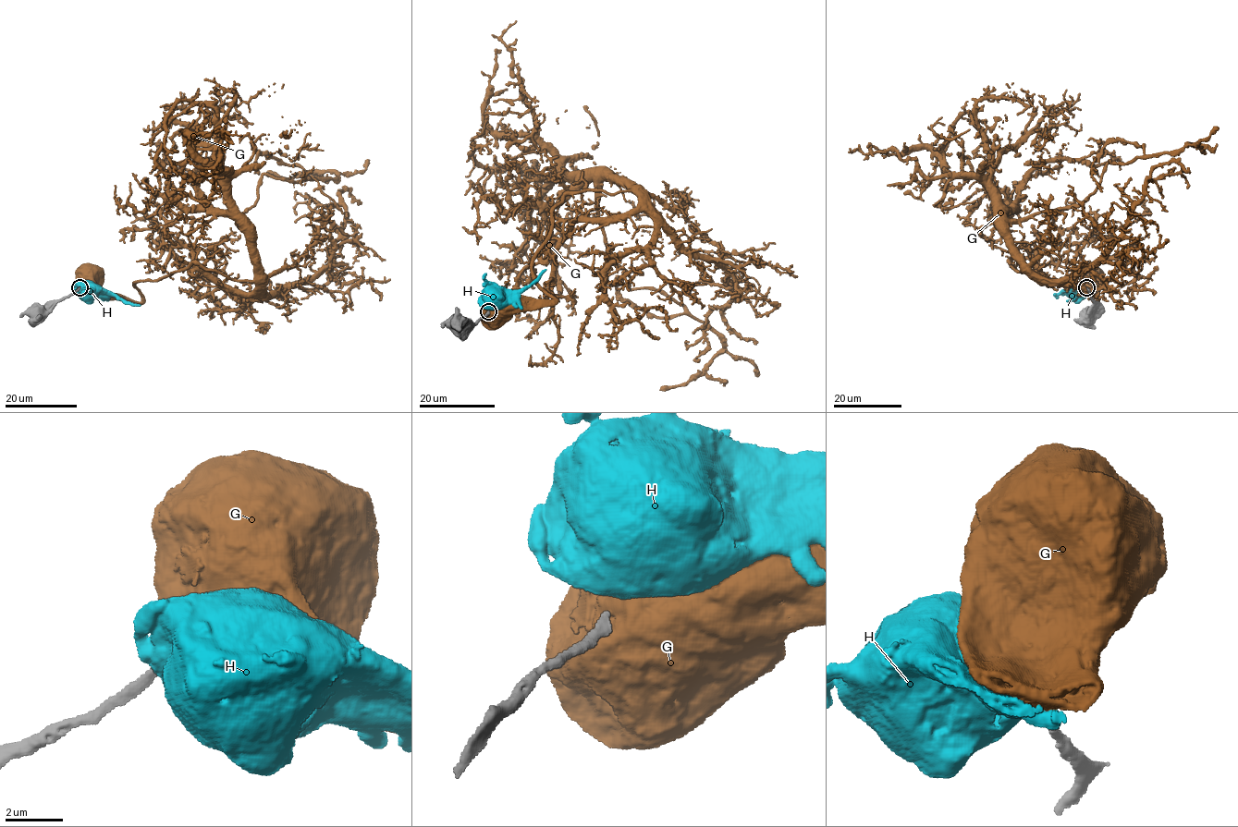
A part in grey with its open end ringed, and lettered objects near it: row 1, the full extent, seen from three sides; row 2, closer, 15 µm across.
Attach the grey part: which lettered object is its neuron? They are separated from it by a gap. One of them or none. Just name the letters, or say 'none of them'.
none of them

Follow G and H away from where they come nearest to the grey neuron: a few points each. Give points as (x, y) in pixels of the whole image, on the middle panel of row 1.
G: (490, 310), (554, 300), (532, 269), (549, 233), (551, 211), (565, 195), (582, 190), (631, 189), (598, 175)
H: (489, 309), (487, 297), (494, 296), (495, 298)

